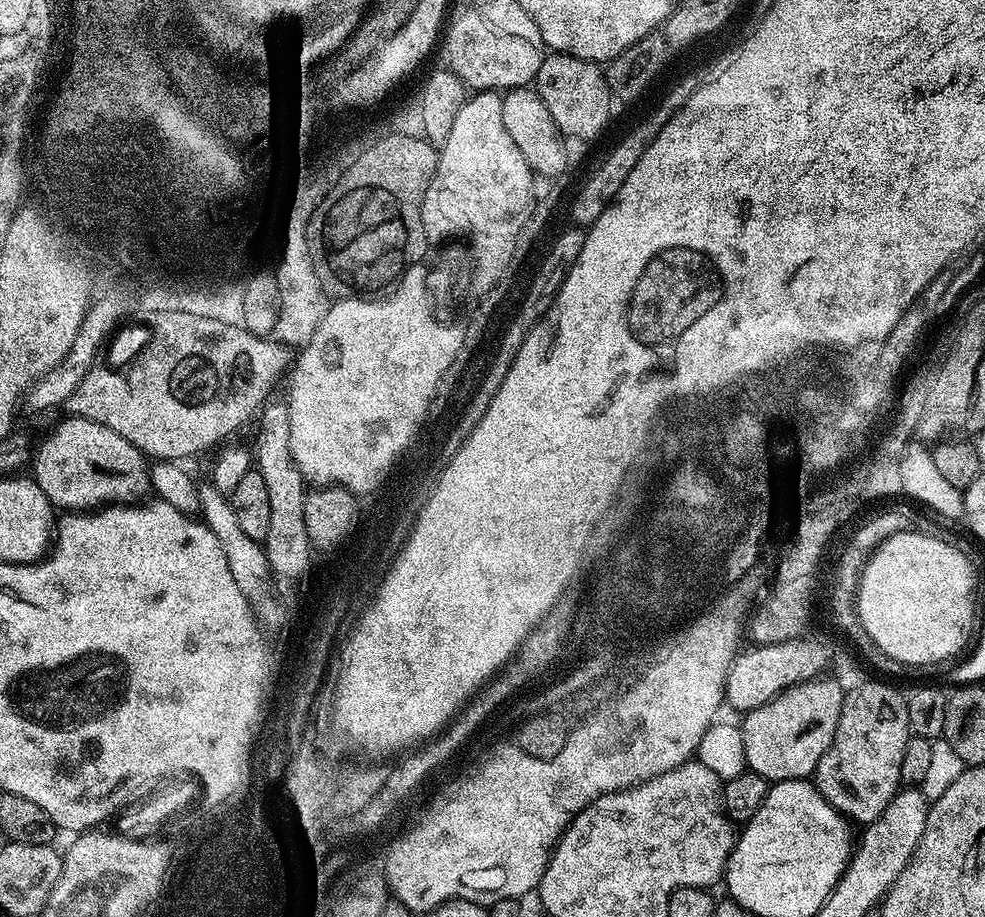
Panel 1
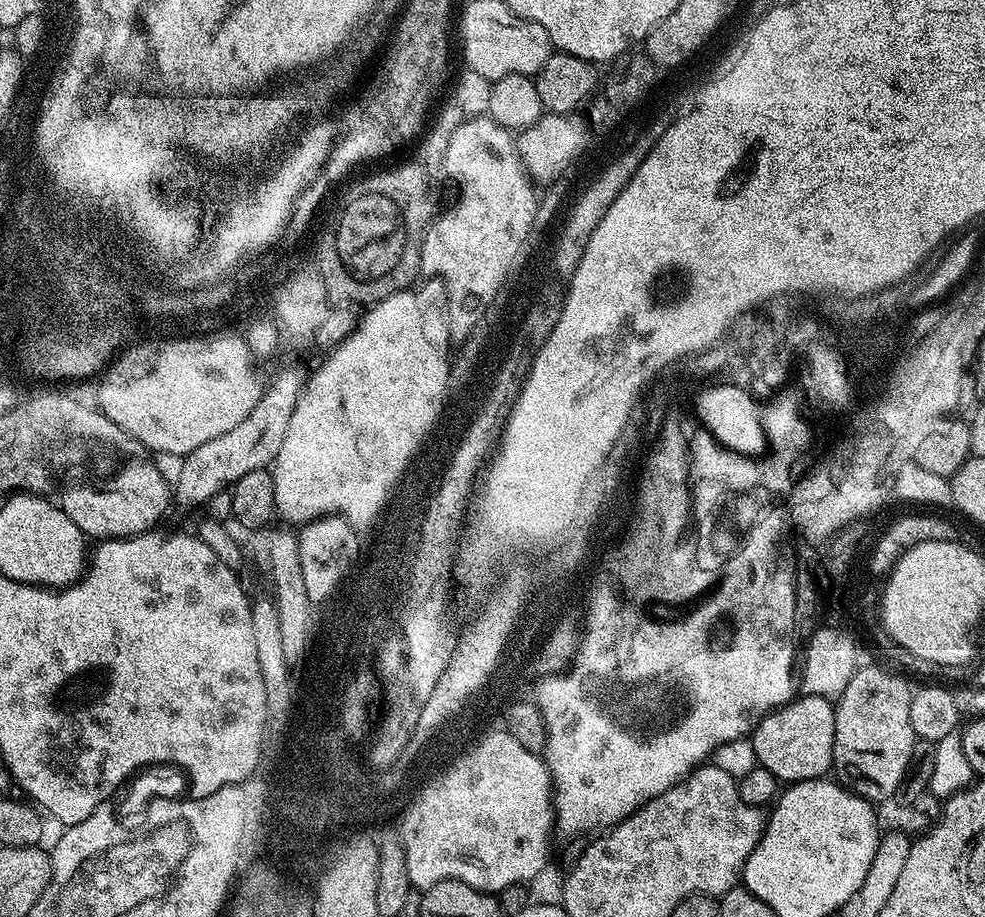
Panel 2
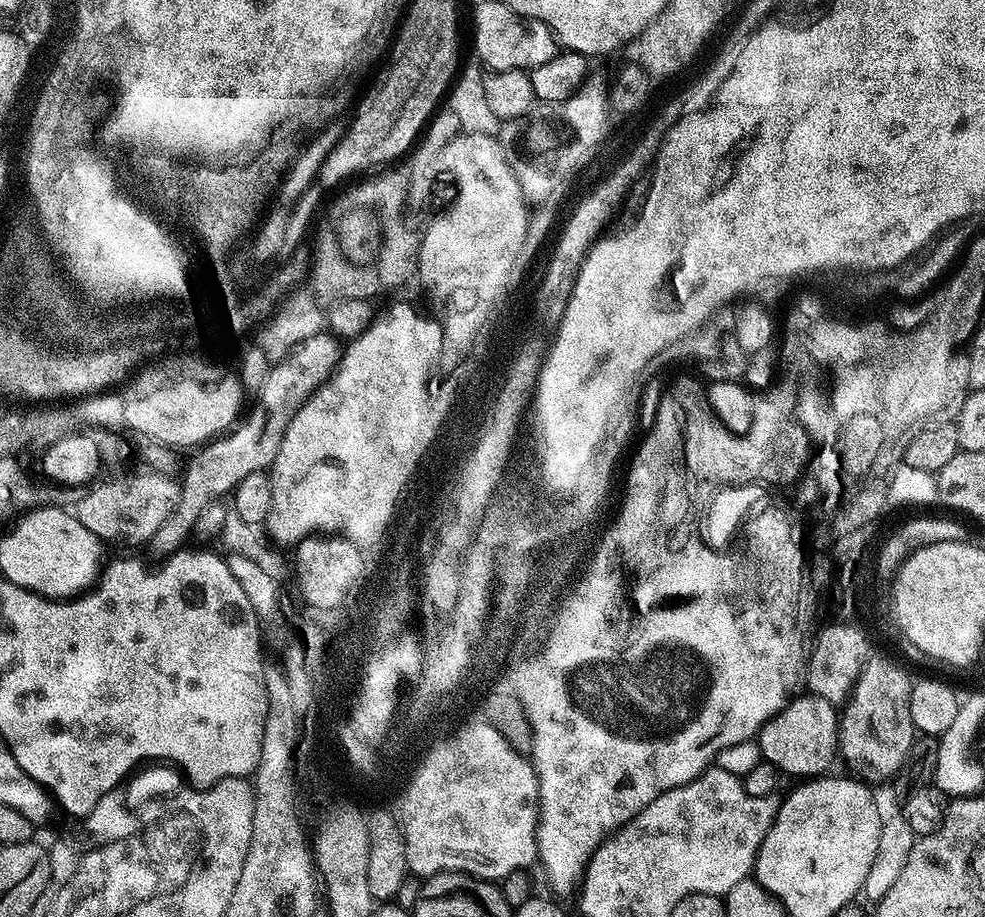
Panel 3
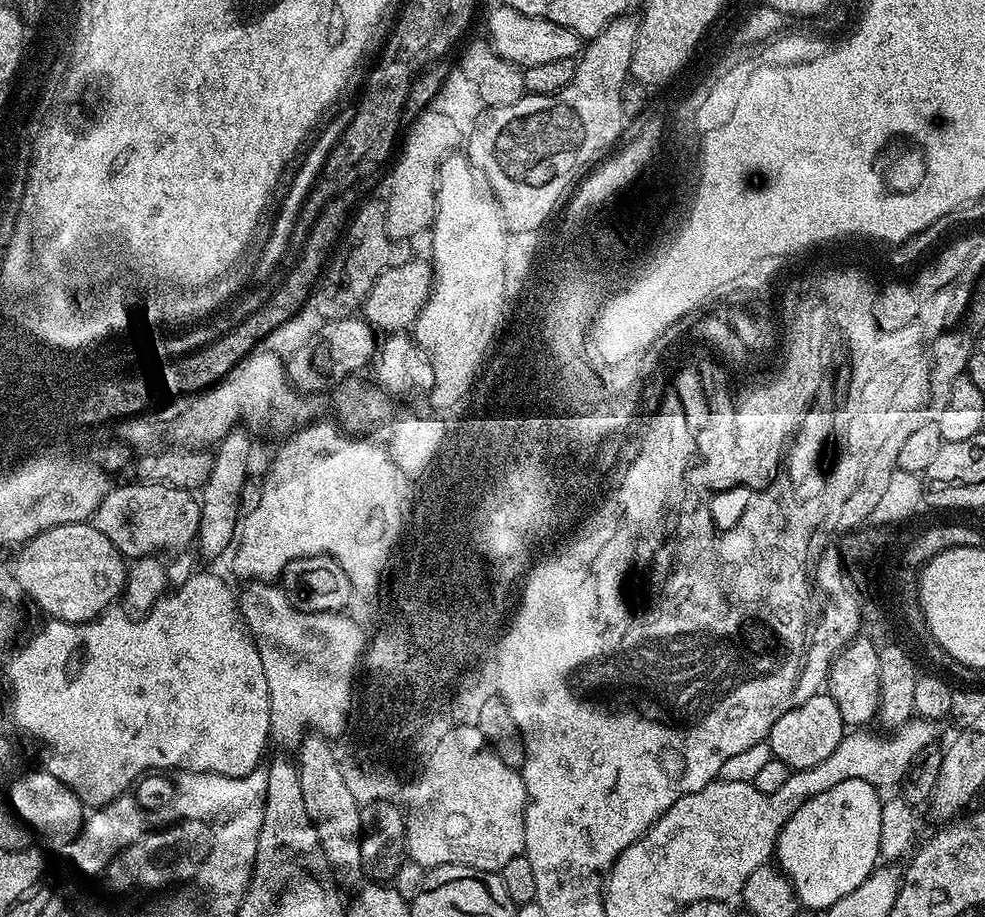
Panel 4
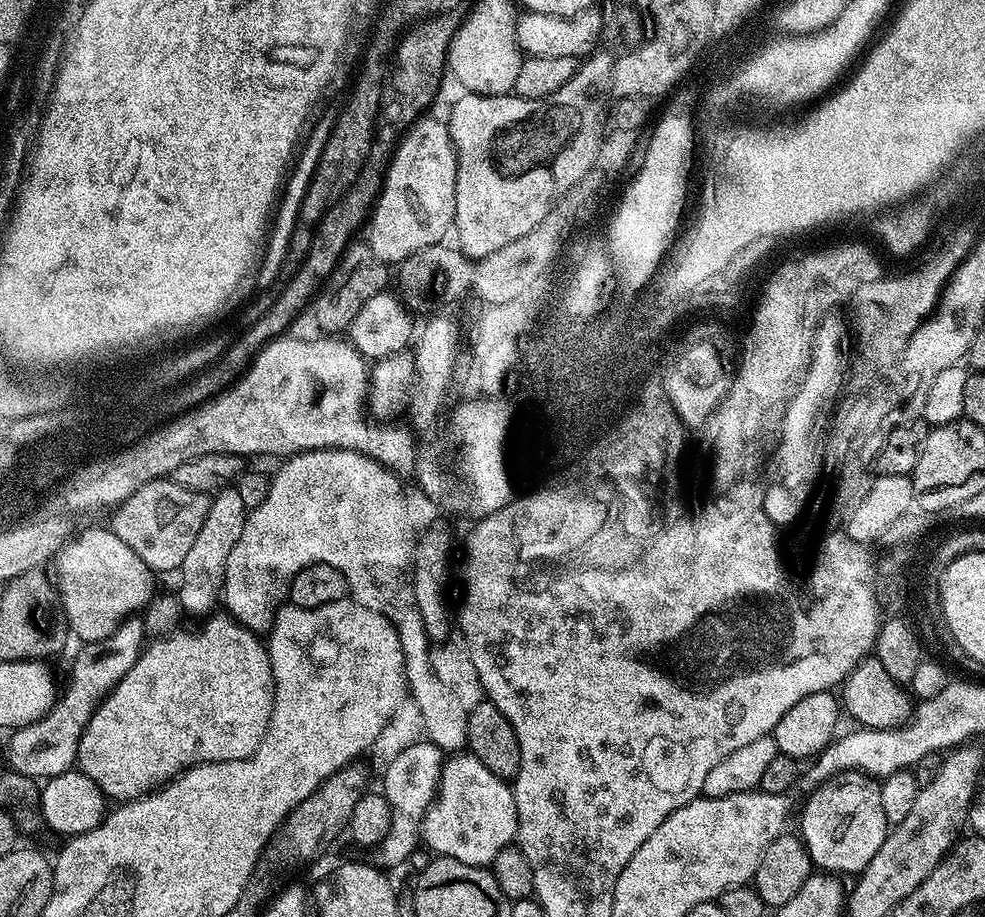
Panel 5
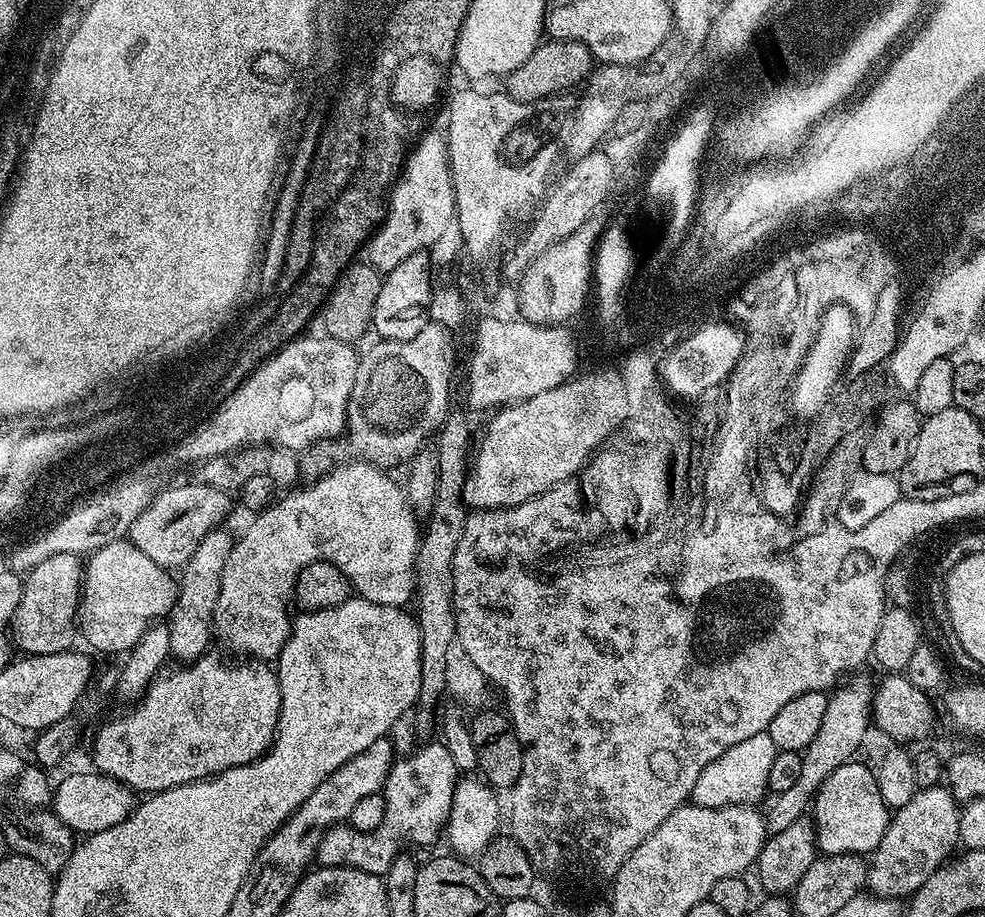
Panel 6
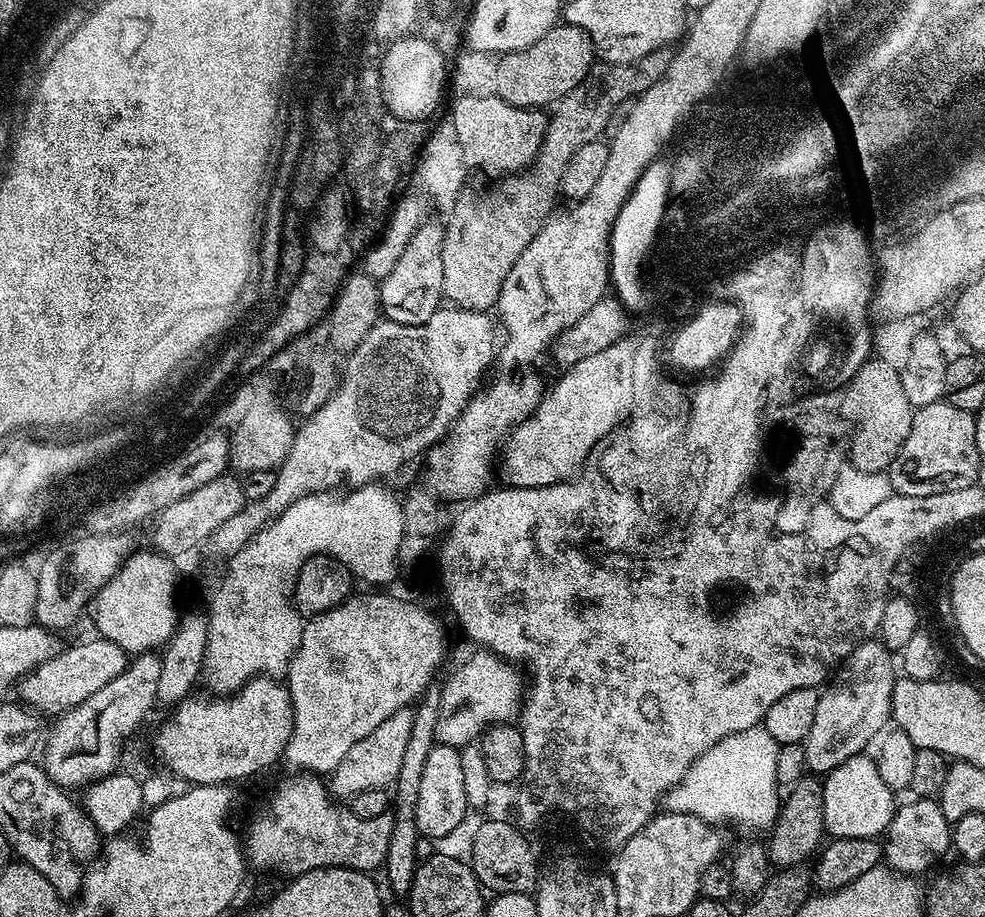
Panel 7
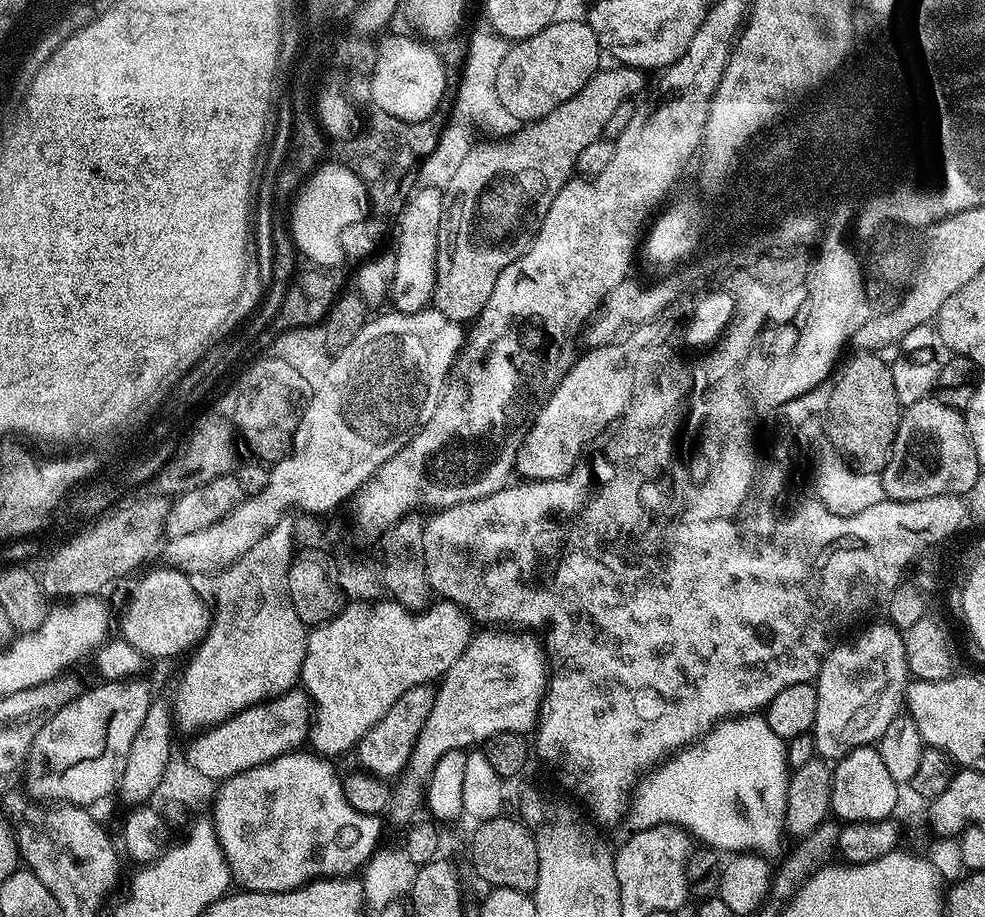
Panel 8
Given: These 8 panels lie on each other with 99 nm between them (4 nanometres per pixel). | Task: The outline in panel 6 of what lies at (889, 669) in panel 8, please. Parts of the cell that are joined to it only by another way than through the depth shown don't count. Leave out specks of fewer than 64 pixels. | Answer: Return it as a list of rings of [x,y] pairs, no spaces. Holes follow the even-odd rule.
[[[848,684],[845,688],[839,688],[829,695],[826,714],[822,717],[822,728],[818,730],[818,734],[814,734],[814,742],[810,742],[810,746],[802,753],[802,774],[794,785],[794,790],[791,794],[777,795],[773,799],[776,801],[769,806],[768,812],[766,811],[764,830],[768,836],[782,834],[782,830],[786,830],[790,822],[801,819],[805,815],[804,810],[807,806],[809,809],[810,801],[820,788],[816,780],[820,780],[820,776],[824,776],[828,768],[838,770],[838,766],[849,763],[855,757],[852,755],[863,745],[865,736],[869,735],[873,689],[868,689],[864,684]]]

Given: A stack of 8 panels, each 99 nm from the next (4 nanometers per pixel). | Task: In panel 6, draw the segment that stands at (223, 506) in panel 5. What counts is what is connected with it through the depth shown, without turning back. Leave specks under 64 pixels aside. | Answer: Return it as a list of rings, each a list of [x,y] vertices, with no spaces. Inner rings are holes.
[[[224,528],[212,529],[206,538],[195,548],[194,554],[180,570],[177,583],[175,605],[169,613],[167,626],[170,632],[169,655],[181,663],[188,664],[198,660],[205,652],[214,626],[218,594],[221,590],[221,574],[225,560],[230,556],[234,538]]]

